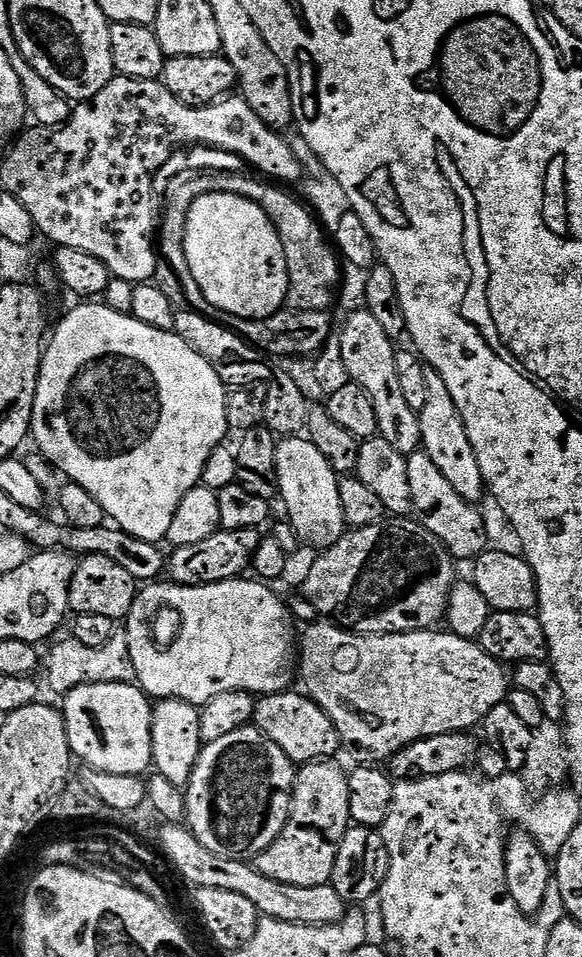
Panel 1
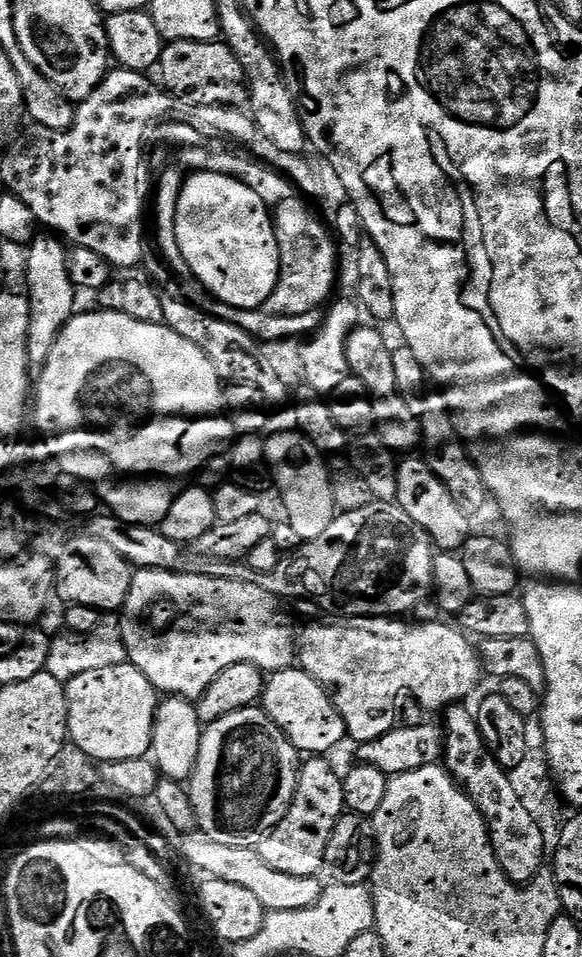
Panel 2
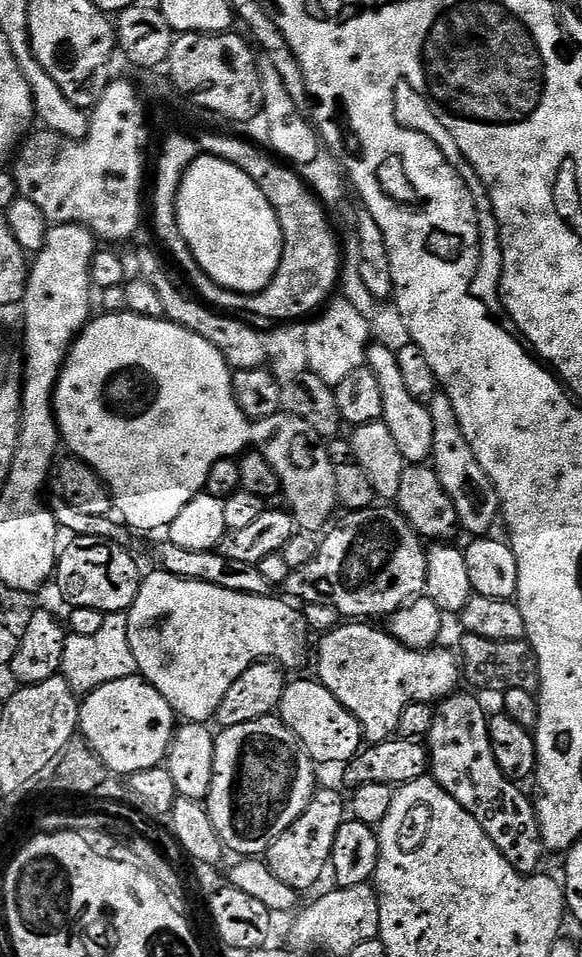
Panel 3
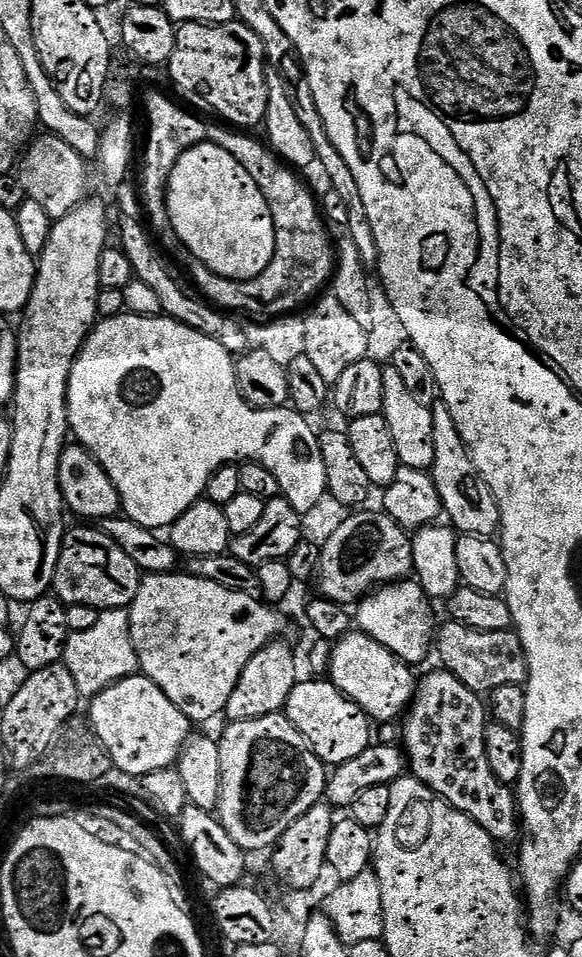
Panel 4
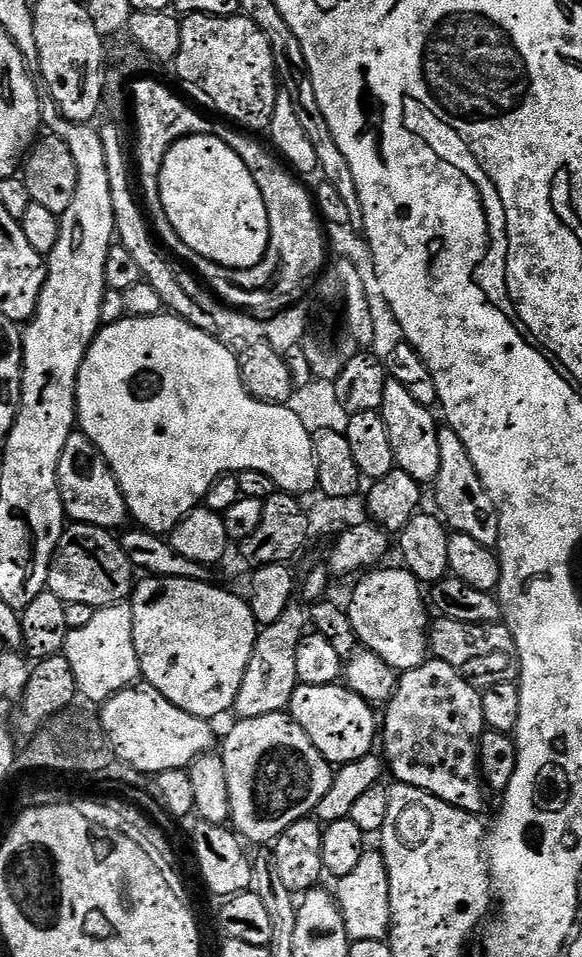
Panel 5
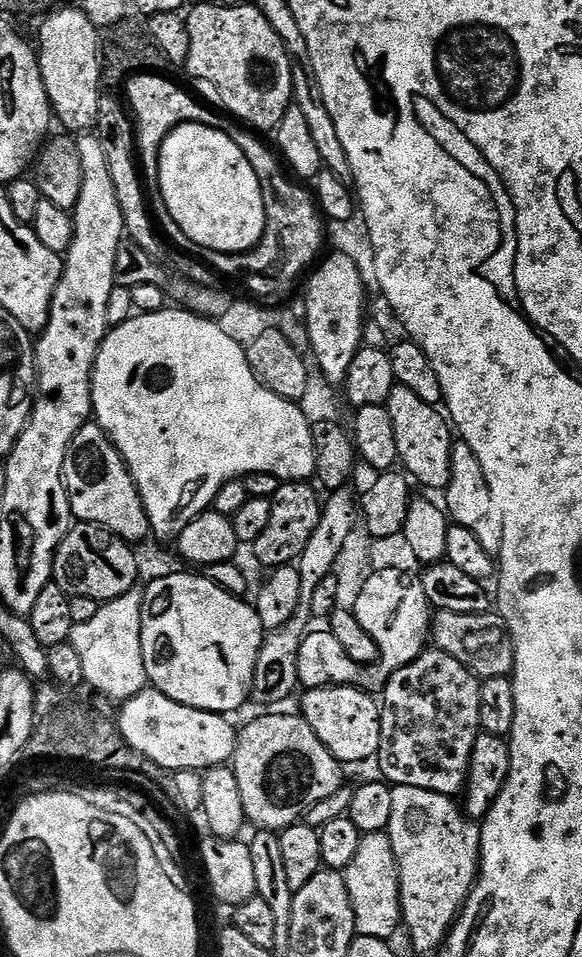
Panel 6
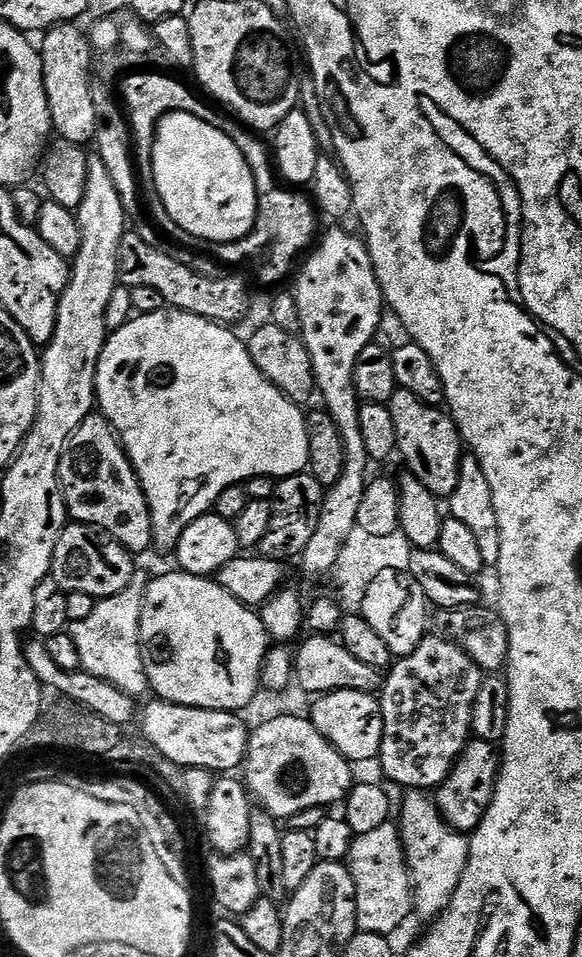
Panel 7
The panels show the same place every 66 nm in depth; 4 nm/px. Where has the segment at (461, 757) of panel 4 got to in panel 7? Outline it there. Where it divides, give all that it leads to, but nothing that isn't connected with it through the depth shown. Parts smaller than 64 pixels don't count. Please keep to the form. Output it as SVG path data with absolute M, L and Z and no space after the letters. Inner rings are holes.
M428 634L424 640L409 656L399 657L387 669L386 675L383 677L383 687L378 692L380 701L380 709L382 710L382 718L384 719L384 737L382 738L382 746L378 757L378 765L396 784L401 784L404 790L435 790L444 783L444 780L451 774L452 767L456 761L464 754L464 747L468 745L472 736L472 711L474 710L474 698L478 698L478 690L480 684L484 681L485 673L481 672L478 665L470 658L470 654L466 654L466 650L462 650L455 644L453 640L449 640L443 634Z

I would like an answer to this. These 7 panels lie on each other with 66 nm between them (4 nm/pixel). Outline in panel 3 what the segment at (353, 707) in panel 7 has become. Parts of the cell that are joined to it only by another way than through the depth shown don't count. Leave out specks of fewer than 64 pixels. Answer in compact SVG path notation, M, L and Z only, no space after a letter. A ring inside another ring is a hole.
M311 679L292 680L287 685L278 707L280 721L298 738L309 761L317 765L347 765L361 751L364 732L358 718L354 718L354 714L350 714L350 710L346 710L346 706L342 706L342 702L338 702L319 679Z

